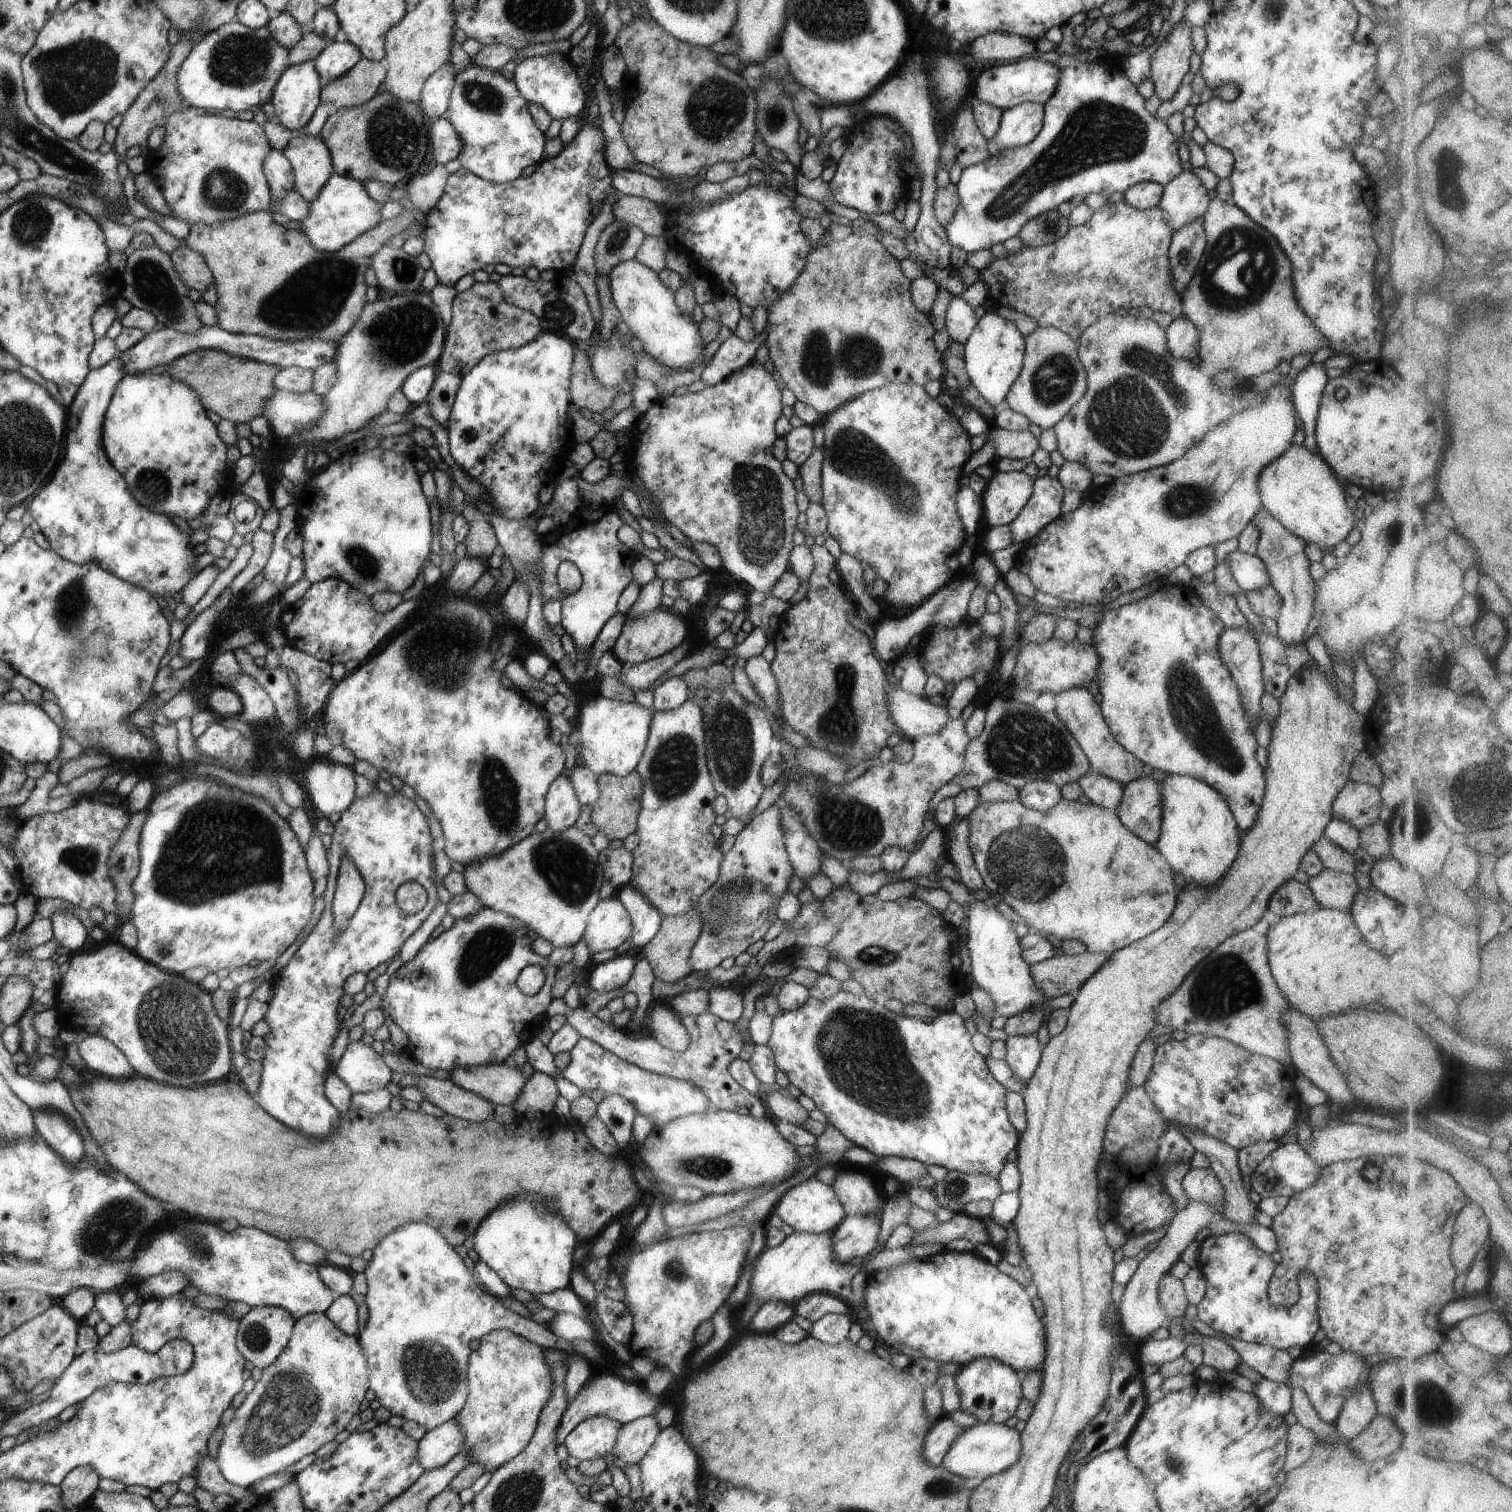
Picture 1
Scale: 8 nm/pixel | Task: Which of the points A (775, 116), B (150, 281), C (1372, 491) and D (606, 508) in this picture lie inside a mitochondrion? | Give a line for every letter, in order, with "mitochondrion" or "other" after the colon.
A: mitochondrion
B: mitochondrion
C: other
D: other

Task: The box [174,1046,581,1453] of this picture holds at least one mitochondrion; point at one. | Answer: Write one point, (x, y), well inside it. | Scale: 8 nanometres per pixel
(430, 1373)

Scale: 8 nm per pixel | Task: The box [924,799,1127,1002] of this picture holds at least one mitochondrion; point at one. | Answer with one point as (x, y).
(1029, 861)

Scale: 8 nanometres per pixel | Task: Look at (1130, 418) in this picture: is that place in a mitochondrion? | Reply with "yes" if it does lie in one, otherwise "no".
yes

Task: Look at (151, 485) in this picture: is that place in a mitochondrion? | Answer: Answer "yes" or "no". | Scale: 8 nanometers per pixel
yes

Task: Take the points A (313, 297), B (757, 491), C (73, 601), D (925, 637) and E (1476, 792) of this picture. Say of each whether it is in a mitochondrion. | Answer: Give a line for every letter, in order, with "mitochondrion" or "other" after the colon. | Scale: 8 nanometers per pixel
A: mitochondrion
B: mitochondrion
C: mitochondrion
D: other
E: mitochondrion

